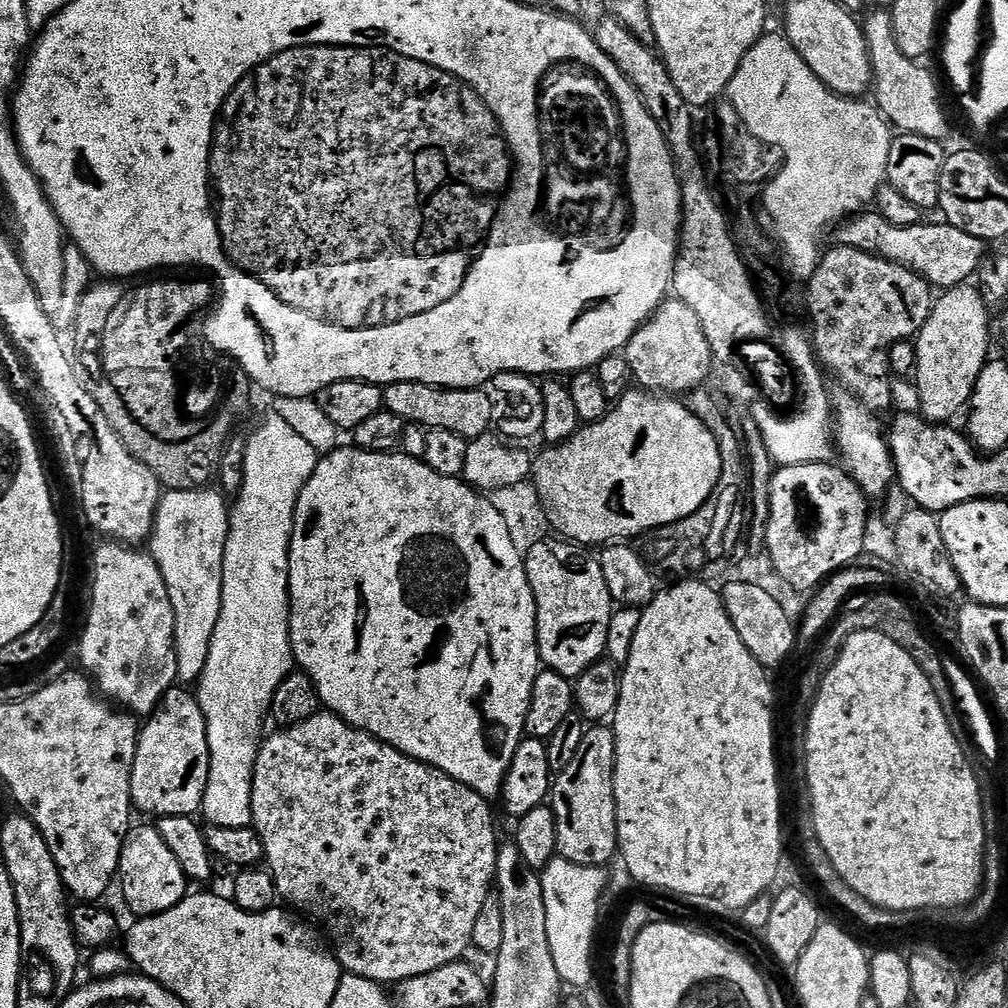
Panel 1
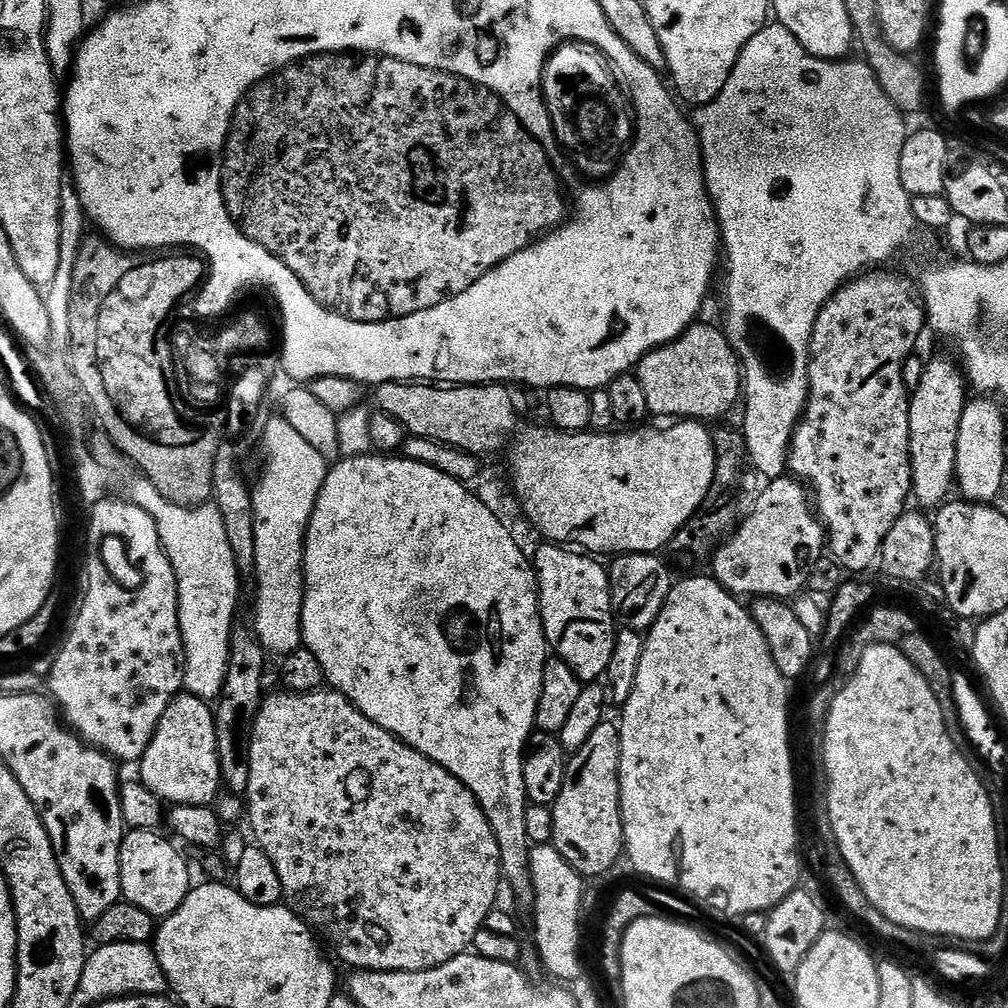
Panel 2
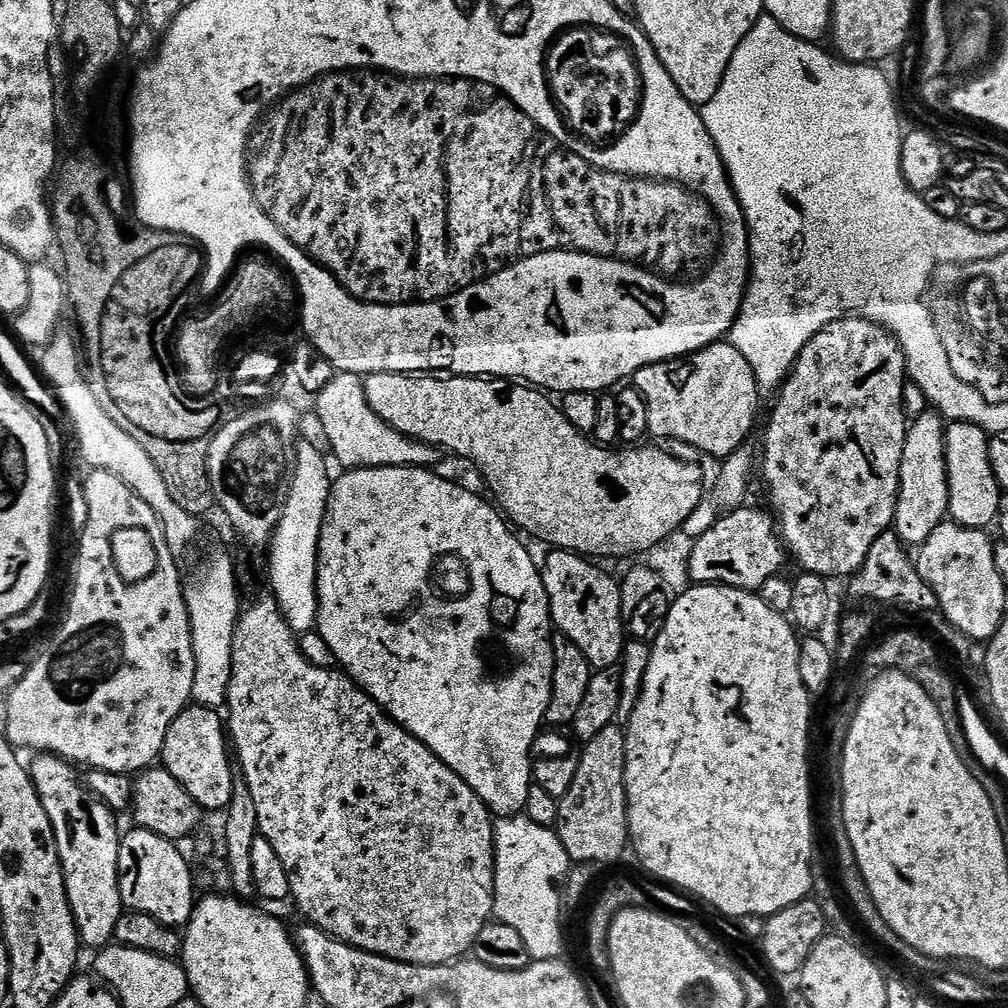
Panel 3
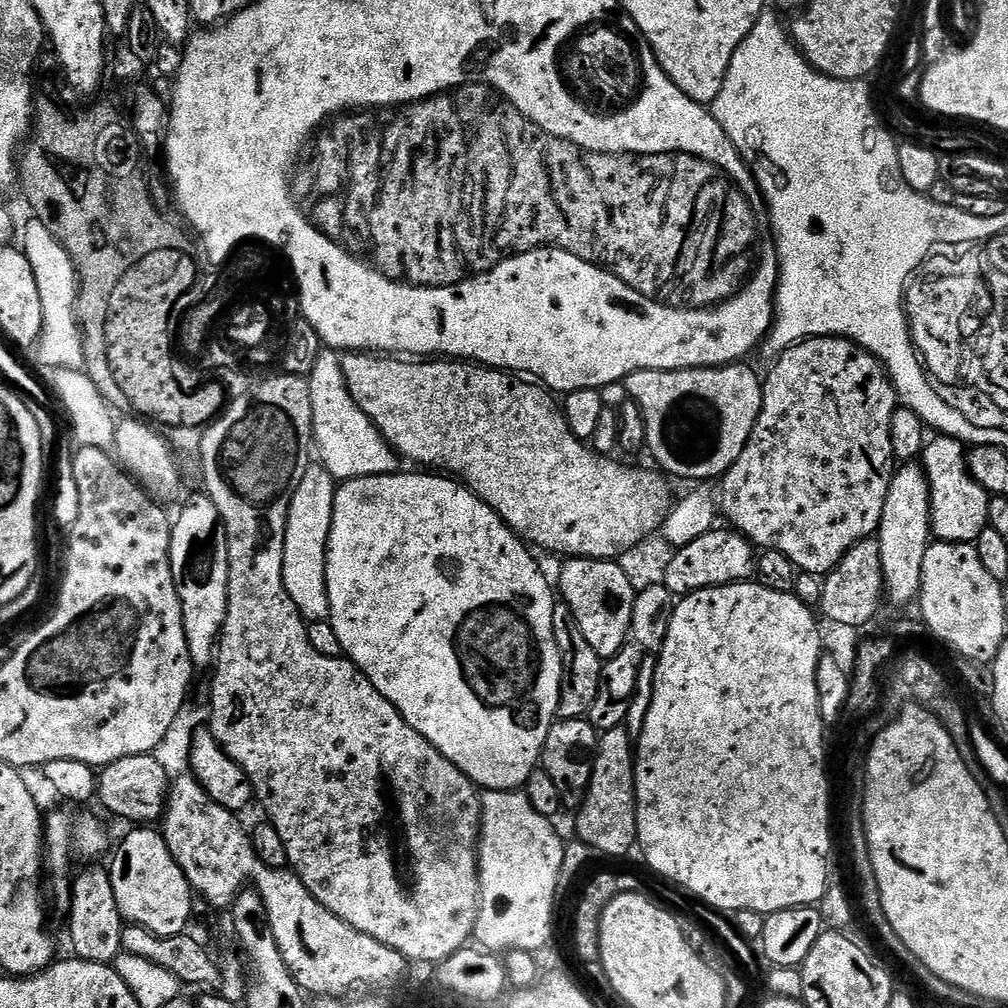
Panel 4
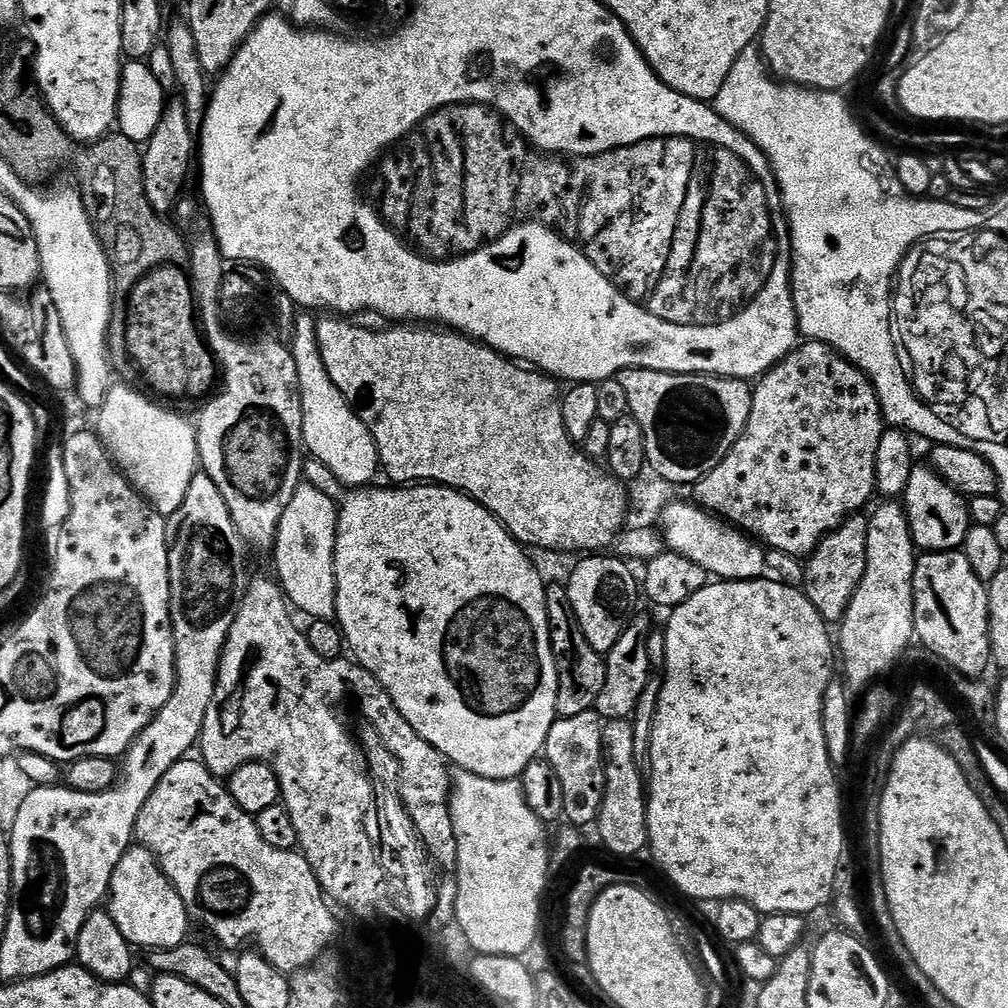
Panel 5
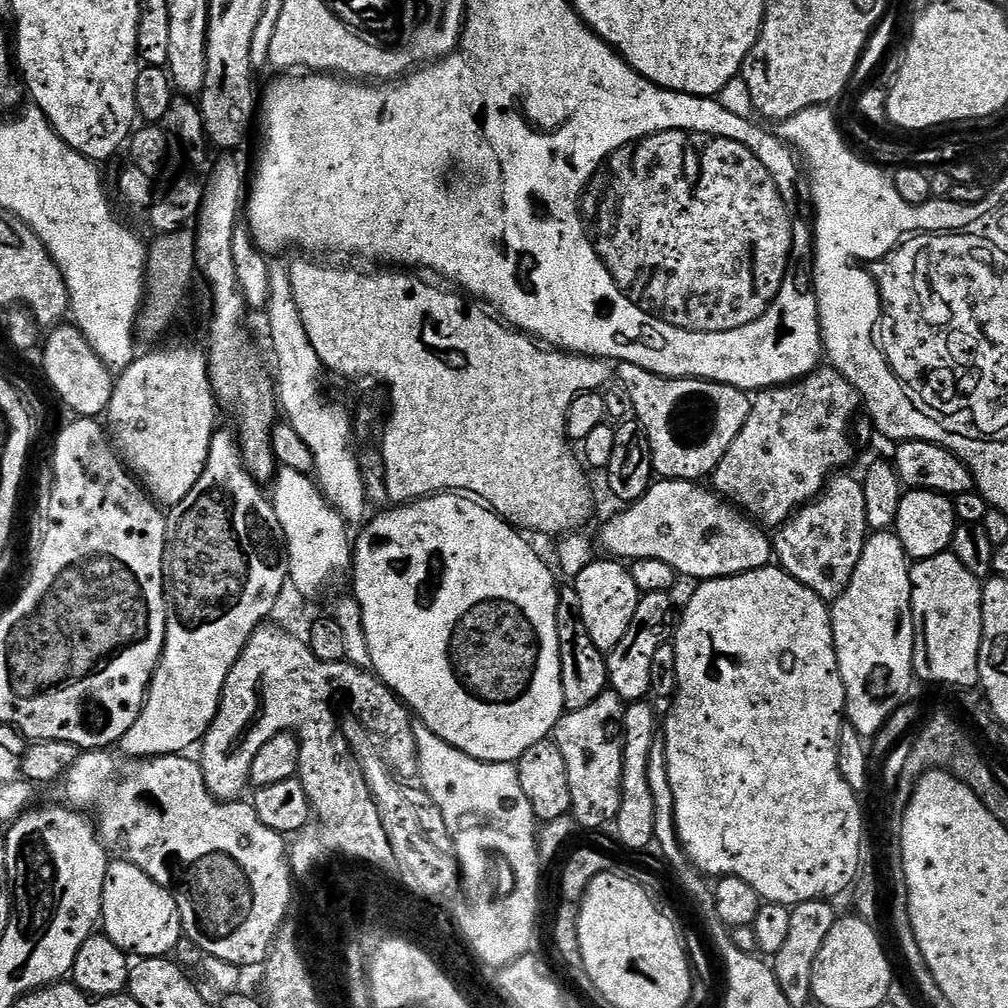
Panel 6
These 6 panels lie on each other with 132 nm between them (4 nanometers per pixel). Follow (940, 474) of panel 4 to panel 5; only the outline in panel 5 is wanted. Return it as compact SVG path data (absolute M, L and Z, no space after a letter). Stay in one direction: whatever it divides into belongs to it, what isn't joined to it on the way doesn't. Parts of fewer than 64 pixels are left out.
M931 466L913 467L902 497L904 512L912 531L912 541L924 552L950 552L959 549L970 527L968 500L952 488Z

